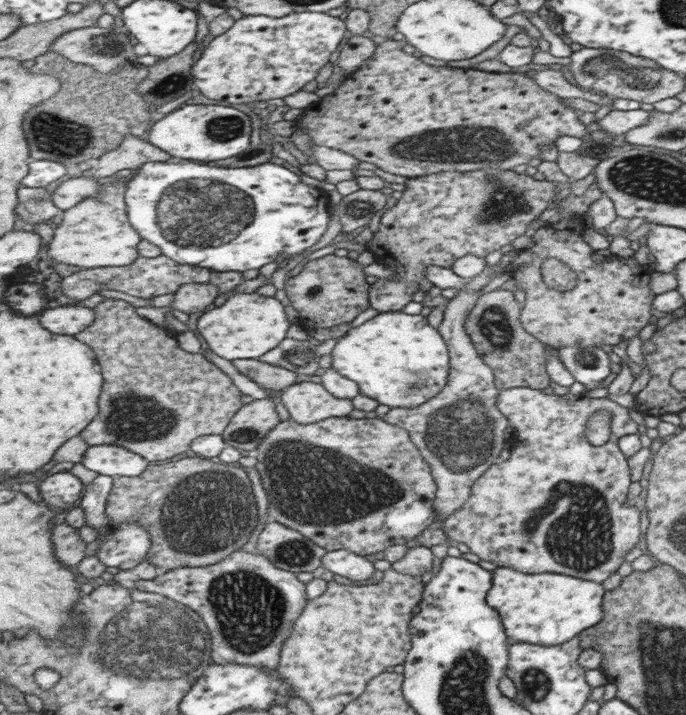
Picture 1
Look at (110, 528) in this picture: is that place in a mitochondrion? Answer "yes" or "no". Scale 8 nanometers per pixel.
no

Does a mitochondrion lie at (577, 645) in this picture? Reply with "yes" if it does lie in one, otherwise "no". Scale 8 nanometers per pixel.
no

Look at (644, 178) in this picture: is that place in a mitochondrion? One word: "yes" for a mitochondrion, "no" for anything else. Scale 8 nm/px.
yes

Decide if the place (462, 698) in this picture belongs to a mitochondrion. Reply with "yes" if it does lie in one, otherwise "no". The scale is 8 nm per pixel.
yes

